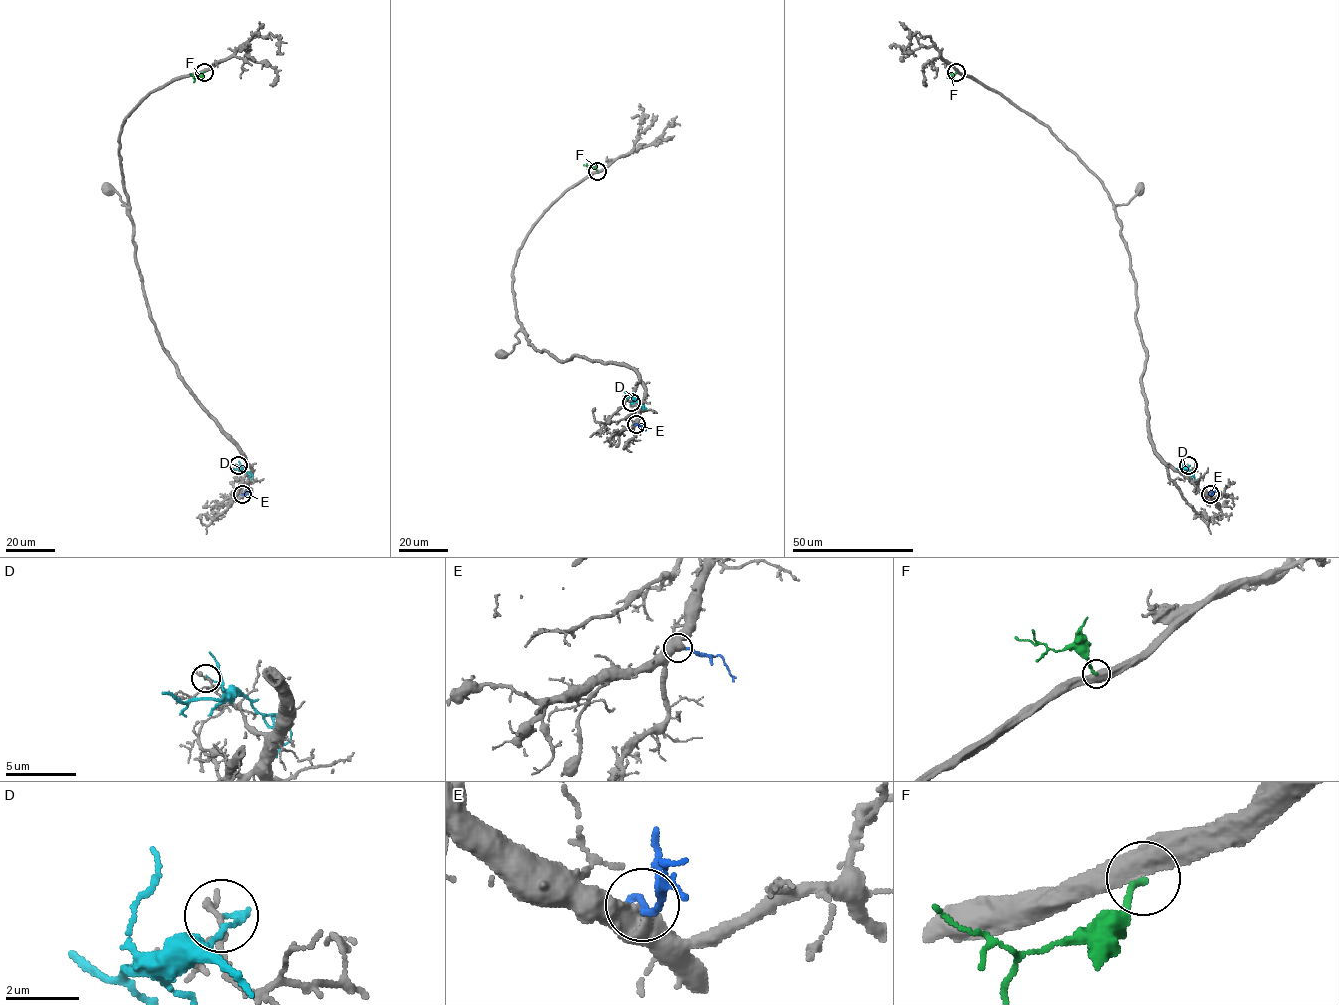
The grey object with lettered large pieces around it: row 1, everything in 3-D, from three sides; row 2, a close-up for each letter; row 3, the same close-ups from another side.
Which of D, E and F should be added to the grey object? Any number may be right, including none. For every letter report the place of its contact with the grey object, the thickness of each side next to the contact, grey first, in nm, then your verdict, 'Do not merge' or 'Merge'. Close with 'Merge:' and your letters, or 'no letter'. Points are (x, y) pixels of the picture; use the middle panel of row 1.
D: Touches grey at (631, 402). Thickness 140 nm (grey) against 160 nm. Do not merge
E: Touches grey at (636, 424). Thickness 500 nm (grey) against 240 nm. Do not merge
F: Touches grey at (597, 171). Thickness 550 nm (grey) against 170 nm. Do not merge
Merge: no letter

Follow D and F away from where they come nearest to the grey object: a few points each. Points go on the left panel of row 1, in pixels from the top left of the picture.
D: (237, 466), (251, 474), (250, 479)
F: (204, 72), (197, 77), (190, 73)

